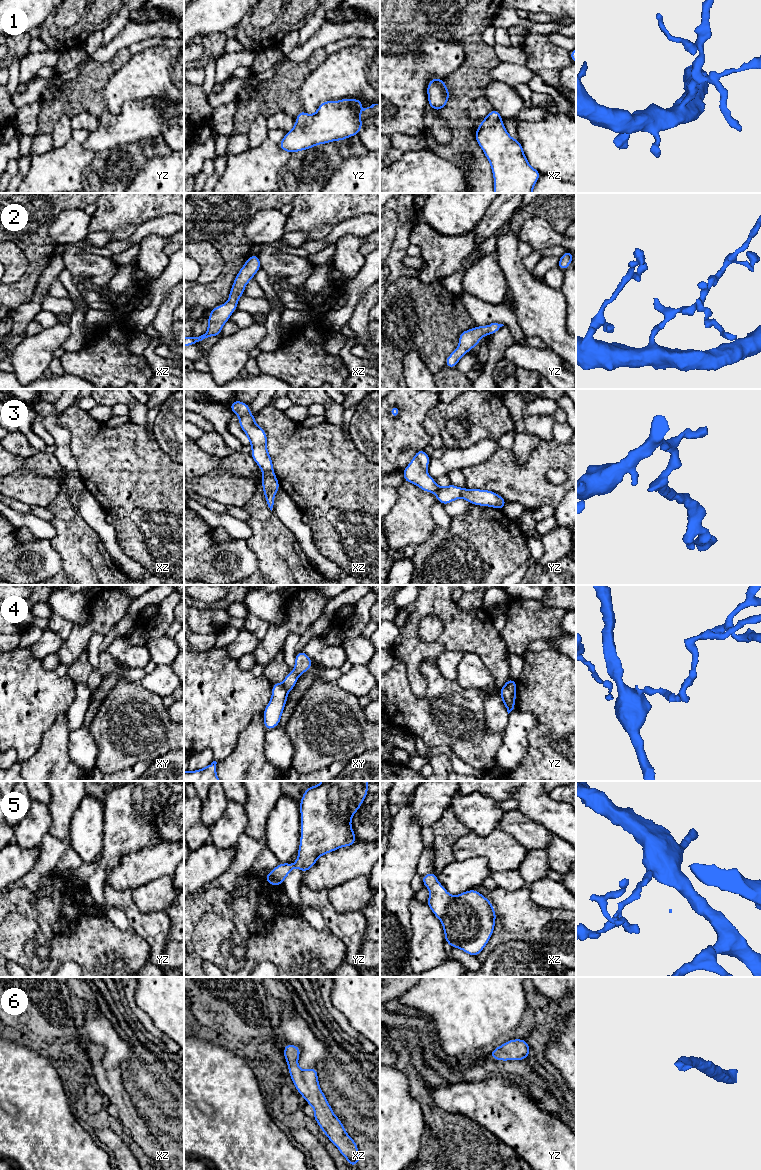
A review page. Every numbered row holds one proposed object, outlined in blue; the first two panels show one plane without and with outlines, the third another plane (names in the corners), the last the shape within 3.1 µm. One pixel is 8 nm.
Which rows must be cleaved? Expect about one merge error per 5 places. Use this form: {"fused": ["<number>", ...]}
{"fused": ["4"]}

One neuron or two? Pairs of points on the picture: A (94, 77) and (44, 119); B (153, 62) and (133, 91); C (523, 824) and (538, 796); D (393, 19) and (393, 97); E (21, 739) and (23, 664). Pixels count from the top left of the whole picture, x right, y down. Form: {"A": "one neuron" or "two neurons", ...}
{"A": "one neuron", "B": "one neuron", "C": "two neurons", "D": "two neurons", "E": "one neuron"}

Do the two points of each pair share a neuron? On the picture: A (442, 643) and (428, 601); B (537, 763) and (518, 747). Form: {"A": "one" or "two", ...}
{"A": "one", "B": "two"}

